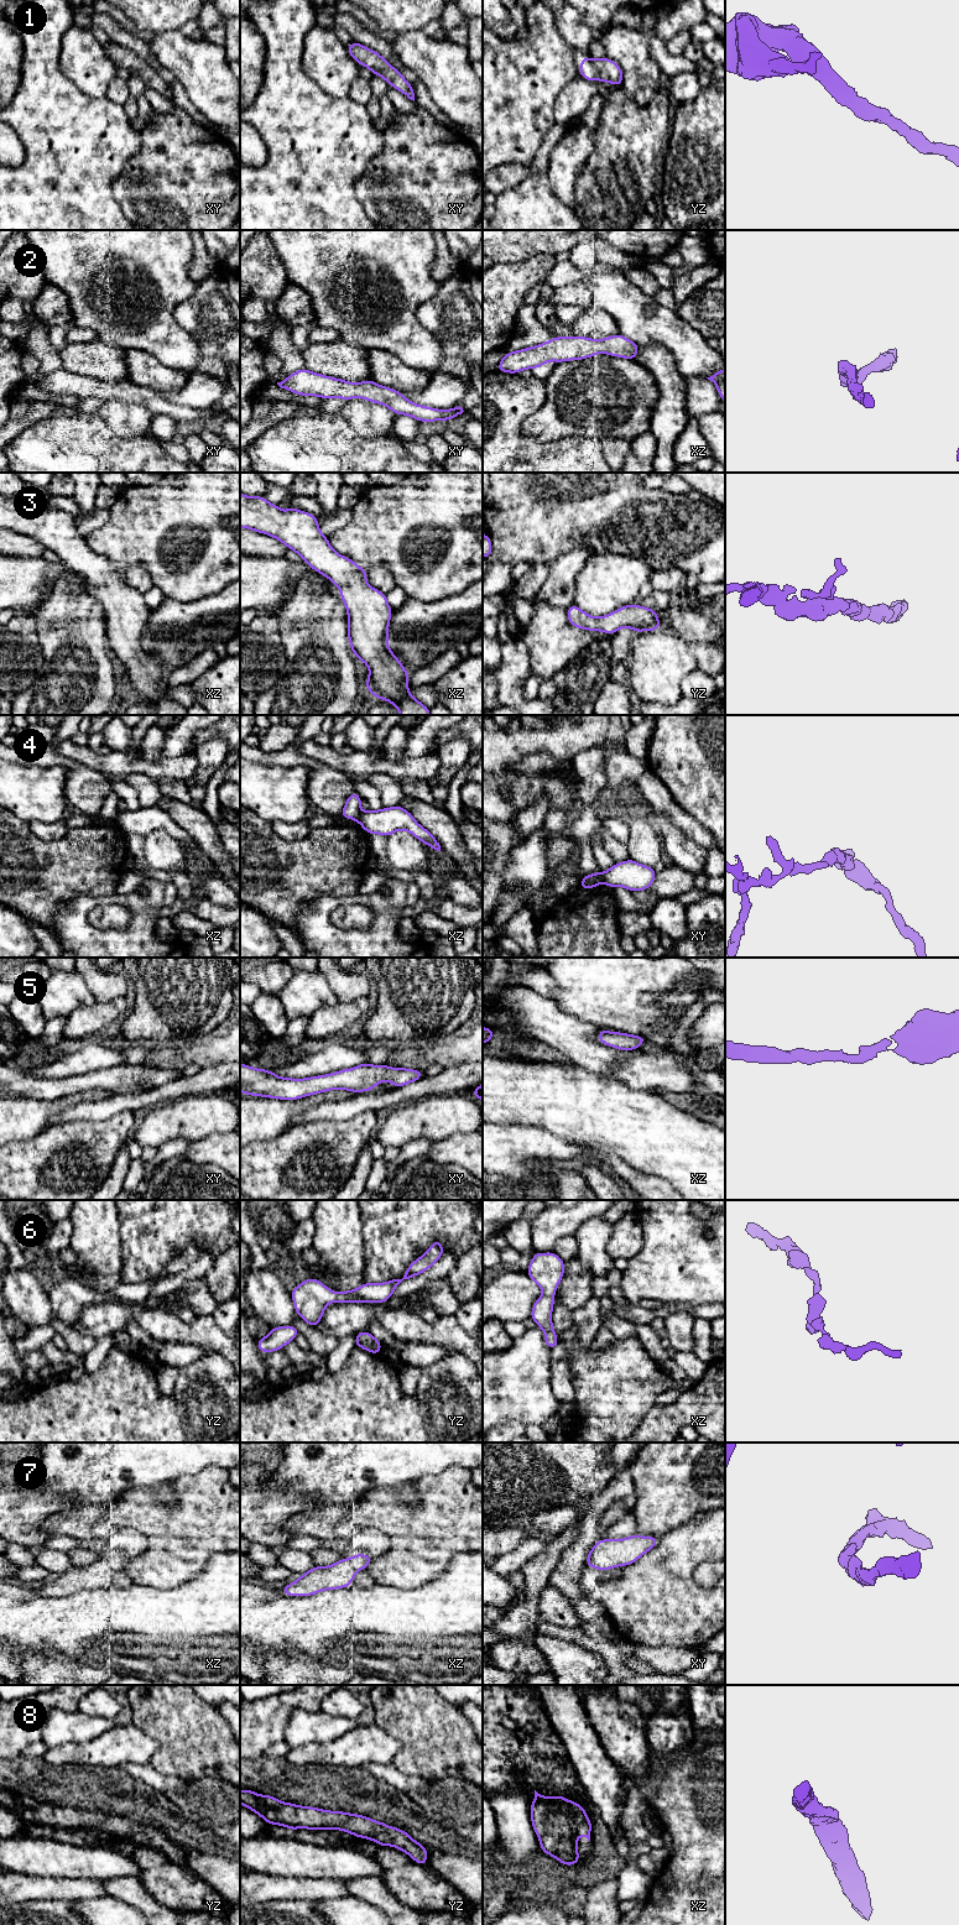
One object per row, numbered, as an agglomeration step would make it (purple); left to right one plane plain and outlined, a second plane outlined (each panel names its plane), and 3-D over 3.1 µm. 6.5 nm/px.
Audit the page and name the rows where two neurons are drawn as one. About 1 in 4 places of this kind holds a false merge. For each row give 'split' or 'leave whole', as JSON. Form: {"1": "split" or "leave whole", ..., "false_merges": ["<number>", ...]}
{"1": "leave whole", "2": "leave whole", "3": "leave whole", "4": "split", "5": "leave whole", "6": "leave whole", "7": "leave whole", "8": "leave whole", "false_merges": ["4"]}

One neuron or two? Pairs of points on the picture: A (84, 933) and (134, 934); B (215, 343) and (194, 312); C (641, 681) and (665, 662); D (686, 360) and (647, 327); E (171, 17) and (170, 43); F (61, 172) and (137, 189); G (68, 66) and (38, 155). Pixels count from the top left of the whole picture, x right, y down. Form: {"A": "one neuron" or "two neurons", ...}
{"A": "one neuron", "B": "one neuron", "C": "one neuron", "D": "one neuron", "E": "two neurons", "F": "two neurons", "G": "two neurons"}

